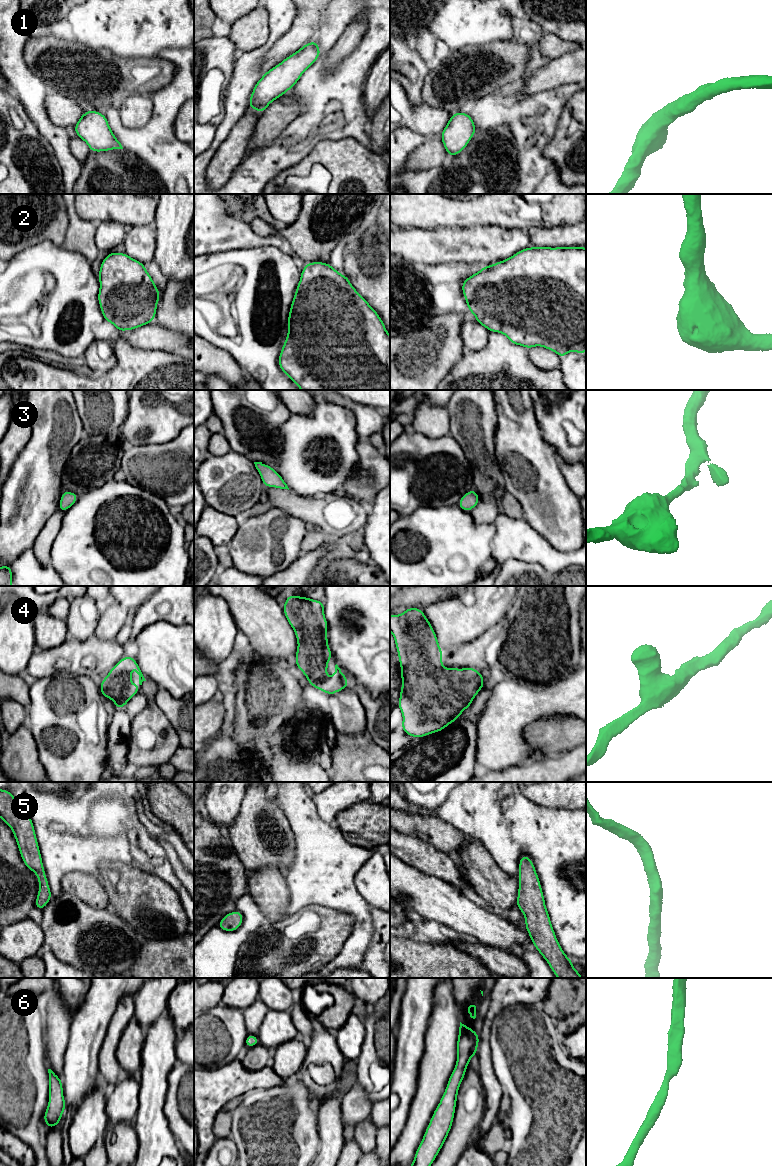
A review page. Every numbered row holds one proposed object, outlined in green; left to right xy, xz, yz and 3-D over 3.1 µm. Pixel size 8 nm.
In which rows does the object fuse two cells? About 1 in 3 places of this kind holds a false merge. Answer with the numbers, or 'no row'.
no row

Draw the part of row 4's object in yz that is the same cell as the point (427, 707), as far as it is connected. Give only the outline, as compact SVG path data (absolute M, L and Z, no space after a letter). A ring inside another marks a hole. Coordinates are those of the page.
M407 608L400 615L390 615L400 667L402 688L398 707L403 715L402 730L414 738L442 731L455 722L484 687L482 674L473 667L444 668L442 650L431 623L420 608Z

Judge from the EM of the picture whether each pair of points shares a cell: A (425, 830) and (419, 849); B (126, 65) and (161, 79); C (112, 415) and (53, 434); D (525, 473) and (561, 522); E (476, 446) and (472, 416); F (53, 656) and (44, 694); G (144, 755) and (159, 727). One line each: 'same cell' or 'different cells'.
A: different cells
B: same cell
C: different cells
D: same cell
E: same cell
F: different cells
G: same cell

